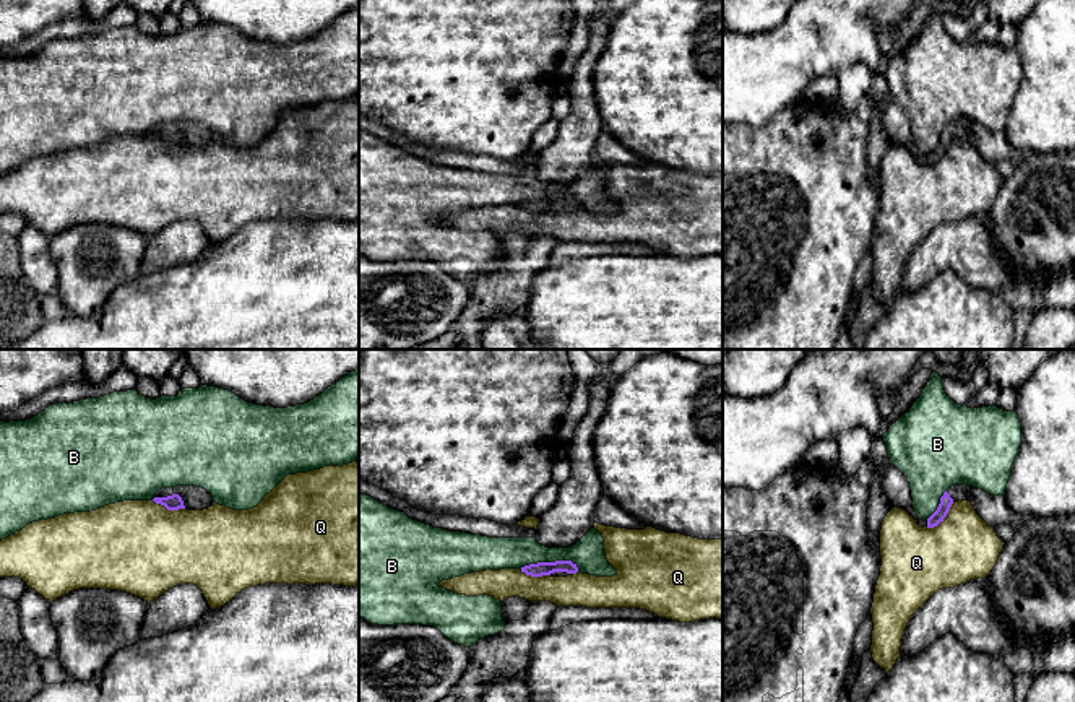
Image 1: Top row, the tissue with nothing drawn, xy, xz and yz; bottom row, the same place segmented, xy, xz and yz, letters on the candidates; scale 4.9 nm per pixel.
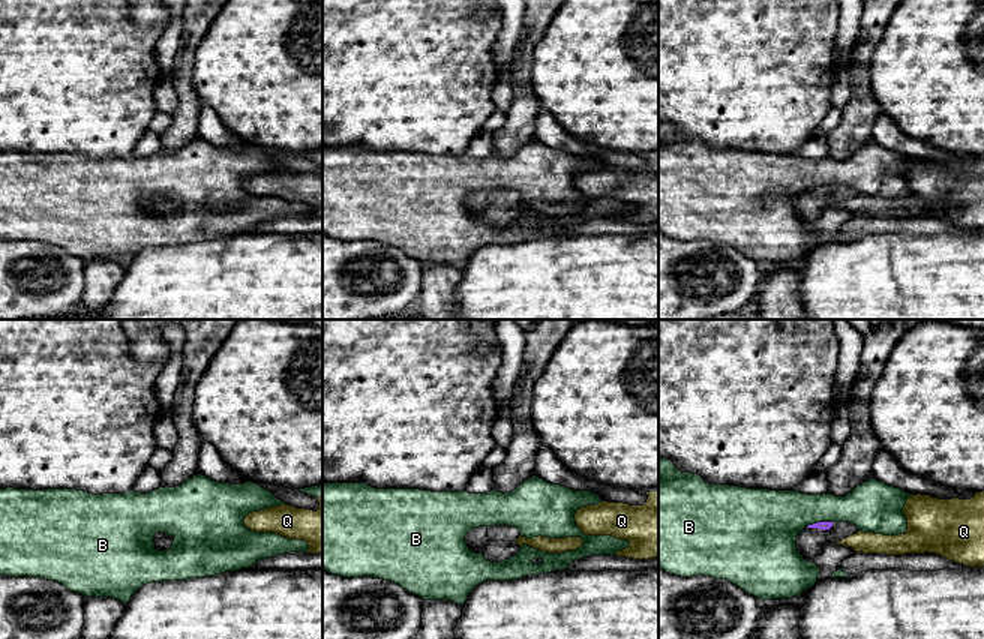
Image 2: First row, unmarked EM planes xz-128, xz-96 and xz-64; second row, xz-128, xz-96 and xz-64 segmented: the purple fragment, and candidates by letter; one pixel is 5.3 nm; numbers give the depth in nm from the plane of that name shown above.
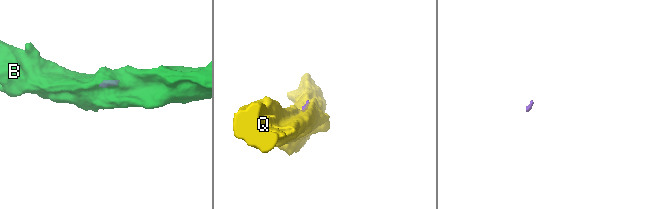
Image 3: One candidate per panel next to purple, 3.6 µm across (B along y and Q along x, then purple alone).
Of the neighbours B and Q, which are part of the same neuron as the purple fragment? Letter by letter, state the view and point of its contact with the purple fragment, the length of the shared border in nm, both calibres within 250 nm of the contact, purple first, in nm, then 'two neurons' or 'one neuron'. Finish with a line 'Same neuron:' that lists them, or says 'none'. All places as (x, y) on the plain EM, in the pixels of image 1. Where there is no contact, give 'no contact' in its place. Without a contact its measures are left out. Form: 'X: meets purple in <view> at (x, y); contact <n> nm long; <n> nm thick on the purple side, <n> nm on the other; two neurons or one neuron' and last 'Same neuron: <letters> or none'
B: meets purple in xz at (551, 199); contact 300 nm long; 70 nm thick on the purple side, 160 nm on the other; two neurons
Q: meets purple in yz at (942, 155); contact 190 nm long; 60 nm thick on the purple side, 340 nm on the other; two neurons
Same neuron: none

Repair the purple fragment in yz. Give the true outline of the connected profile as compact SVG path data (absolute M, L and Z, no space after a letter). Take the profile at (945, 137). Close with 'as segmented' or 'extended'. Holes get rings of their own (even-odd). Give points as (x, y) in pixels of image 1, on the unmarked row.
M955 120L948 124L940 133L937 146L927 156L919 154L913 143L903 146L906 146L919 162L934 164L940 158L943 158L952 140L958 136L969 136L976 150L992 164L1002 159L1017 164L1018 161L1031 154L1030 151L1013 148L1007 141L1005 132L991 132L982 125L965 120Z; extended

